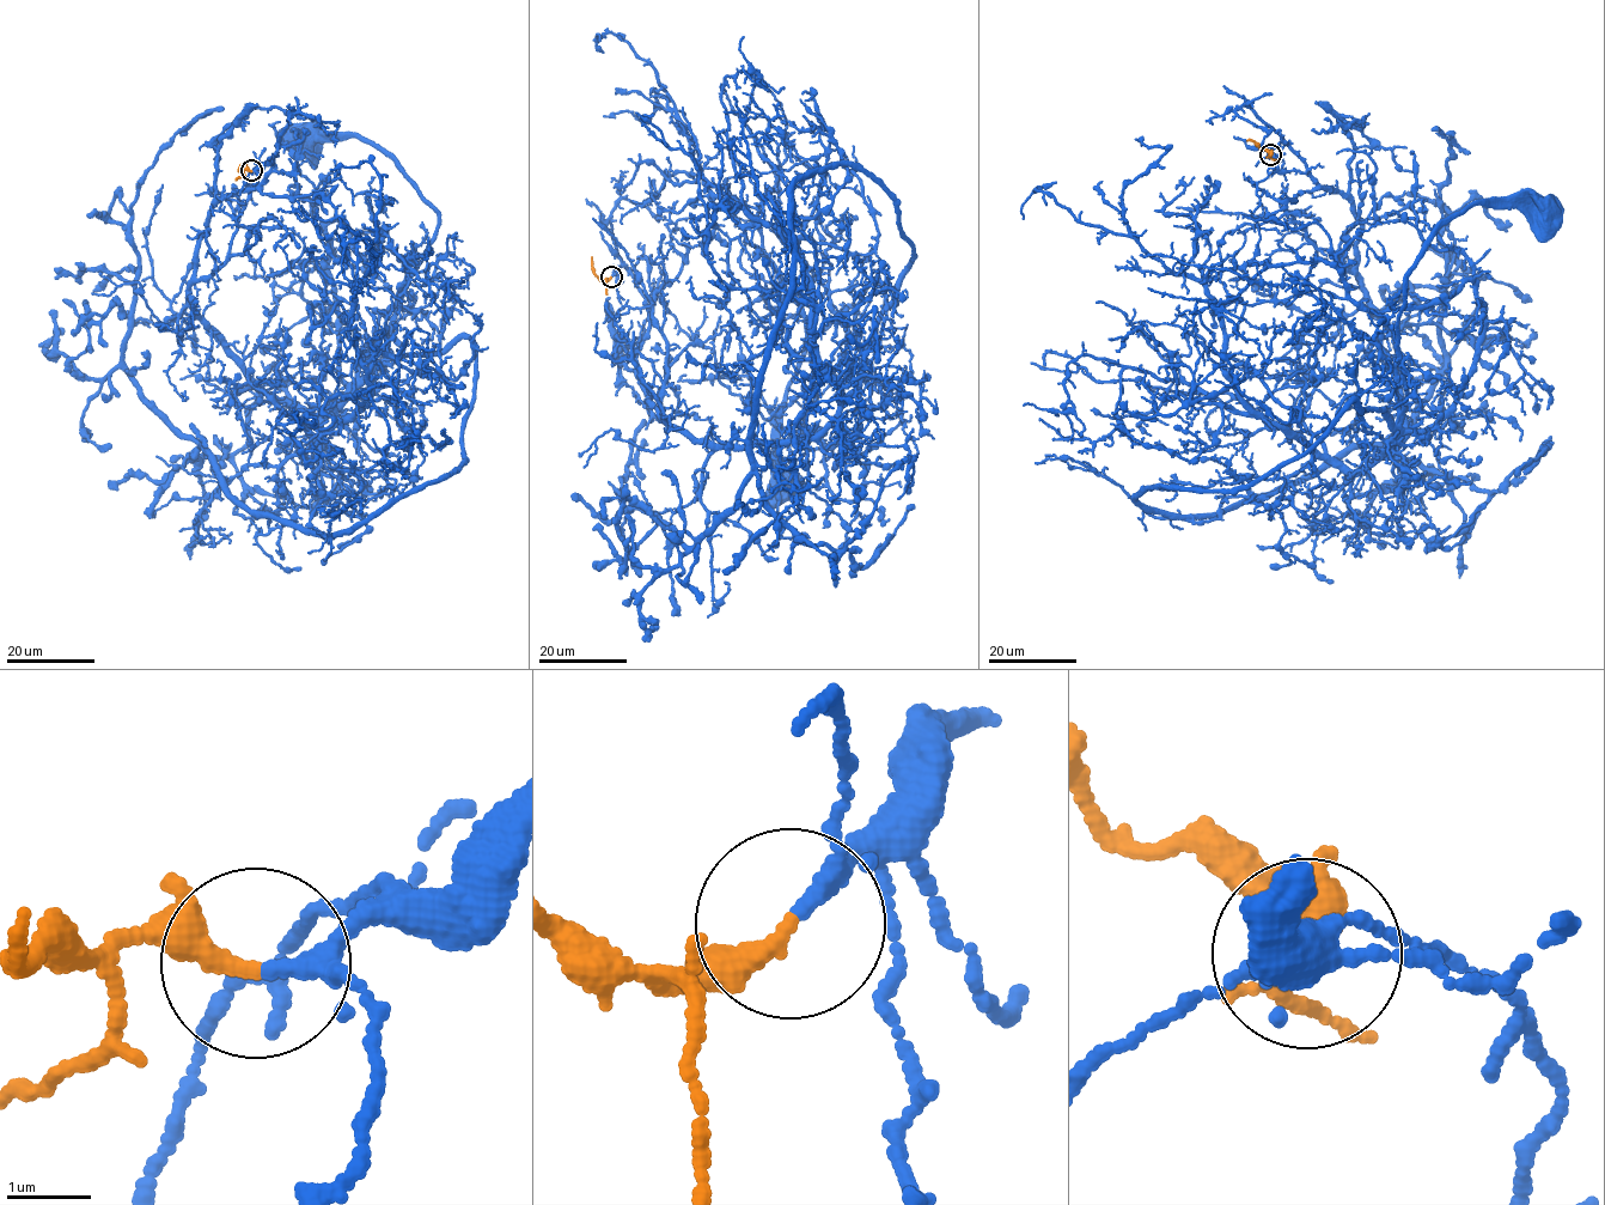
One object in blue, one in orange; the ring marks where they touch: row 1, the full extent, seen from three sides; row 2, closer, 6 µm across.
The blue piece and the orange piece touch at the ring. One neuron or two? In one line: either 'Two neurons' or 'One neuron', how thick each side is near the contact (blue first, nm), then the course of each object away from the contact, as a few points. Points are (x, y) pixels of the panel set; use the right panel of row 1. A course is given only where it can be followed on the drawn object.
One neuron. Thickness 140 nm (blue) against 200 nm. Course of blue: (1270, 154), (1352, 206), (1398, 359), (1392, 449), (1405, 284), (1438, 229), (1494, 199), (1550, 214). Course of orange: (1270, 154), (1246, 139)

